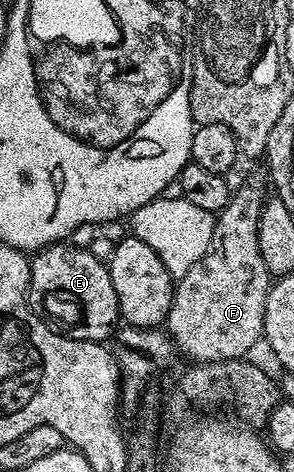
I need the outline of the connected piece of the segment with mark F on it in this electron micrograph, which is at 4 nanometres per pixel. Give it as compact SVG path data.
M244 185L241 189L237 188L233 192L232 198L228 200L228 206L223 209L221 213L215 214L215 225L213 227L213 235L210 236L210 245L206 248L206 253L186 274L182 275L175 282L172 291L172 306L168 312L168 319L166 322L166 332L172 338L172 344L177 350L180 349L186 356L192 357L193 362L203 363L206 361L234 361L248 355L248 352L255 347L256 344L261 344L264 335L264 316L266 315L266 299L268 298L268 291L273 284L274 278L269 273L266 263L262 263L262 251L258 247L258 219L260 218L260 206L262 204L262 196L252 185Z

